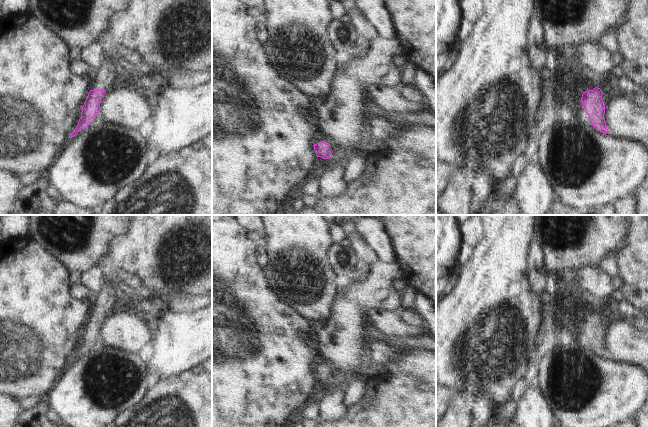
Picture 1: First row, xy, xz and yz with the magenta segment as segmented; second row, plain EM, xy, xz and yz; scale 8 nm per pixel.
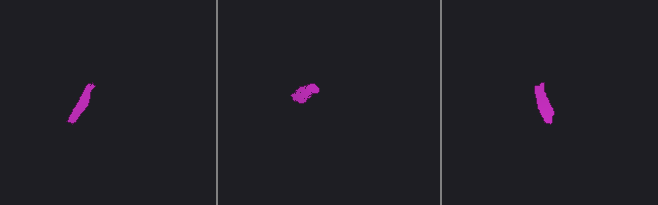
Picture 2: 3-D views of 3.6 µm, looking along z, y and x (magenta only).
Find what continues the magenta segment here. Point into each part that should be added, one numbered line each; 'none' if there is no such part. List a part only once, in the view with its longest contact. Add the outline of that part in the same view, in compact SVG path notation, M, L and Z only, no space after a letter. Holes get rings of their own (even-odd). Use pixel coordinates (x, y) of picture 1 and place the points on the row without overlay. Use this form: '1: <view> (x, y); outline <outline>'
1: xz (328, 365); outline M318 359L317 363L315 364L315 368L321 365L324 365L332 375L337 373L337 370L333 367L333 365L330 362L323 360L323 359Z

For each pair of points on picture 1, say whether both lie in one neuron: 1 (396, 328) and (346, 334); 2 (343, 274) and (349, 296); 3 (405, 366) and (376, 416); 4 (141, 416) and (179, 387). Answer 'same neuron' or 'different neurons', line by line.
1: different neurons
2: different neurons
3: different neurons
4: same neuron

